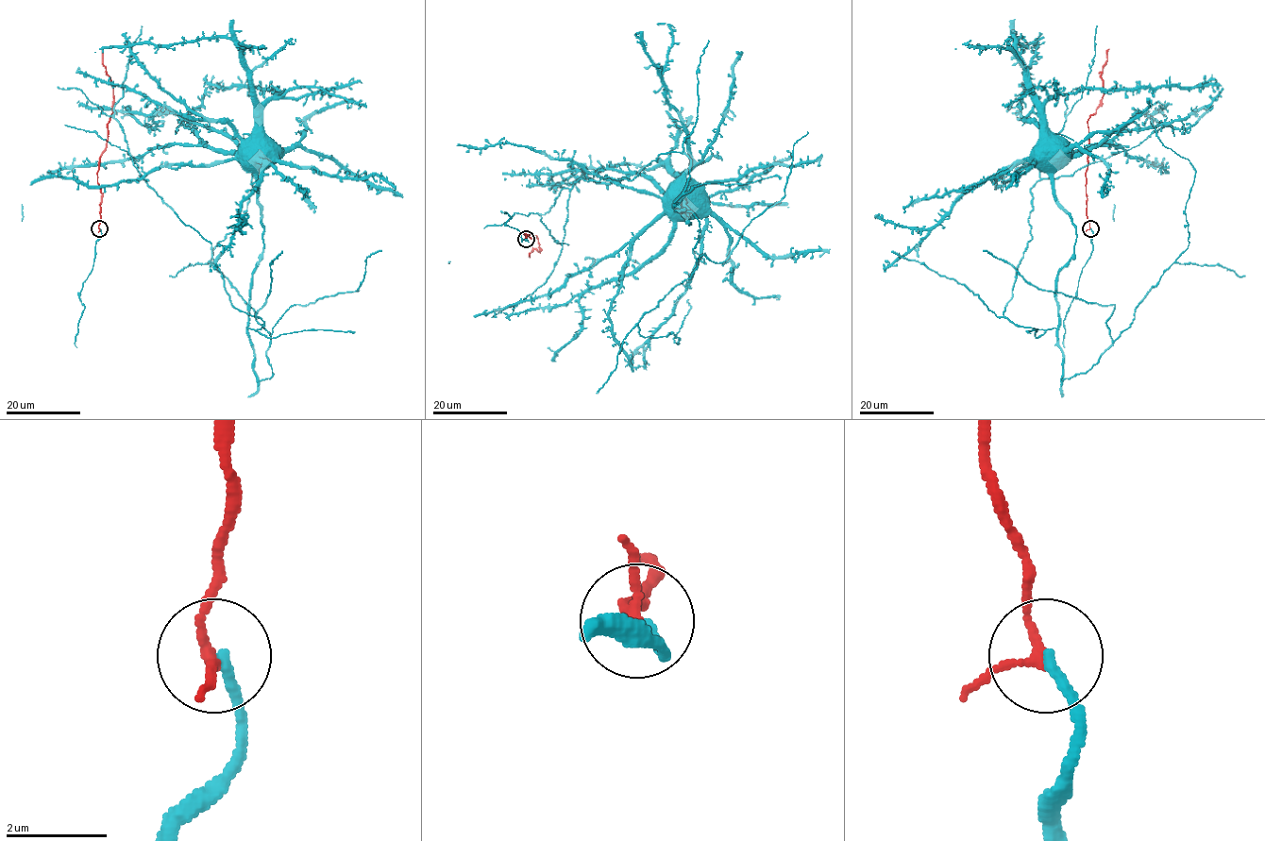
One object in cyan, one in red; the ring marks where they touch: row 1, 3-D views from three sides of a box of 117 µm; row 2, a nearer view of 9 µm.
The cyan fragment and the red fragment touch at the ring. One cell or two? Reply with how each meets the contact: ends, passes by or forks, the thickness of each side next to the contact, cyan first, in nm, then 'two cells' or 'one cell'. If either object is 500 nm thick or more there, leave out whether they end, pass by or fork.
cyan ends there; red passes by; 200 nm thick on the cyan side, 170 nm on the other; one cell

